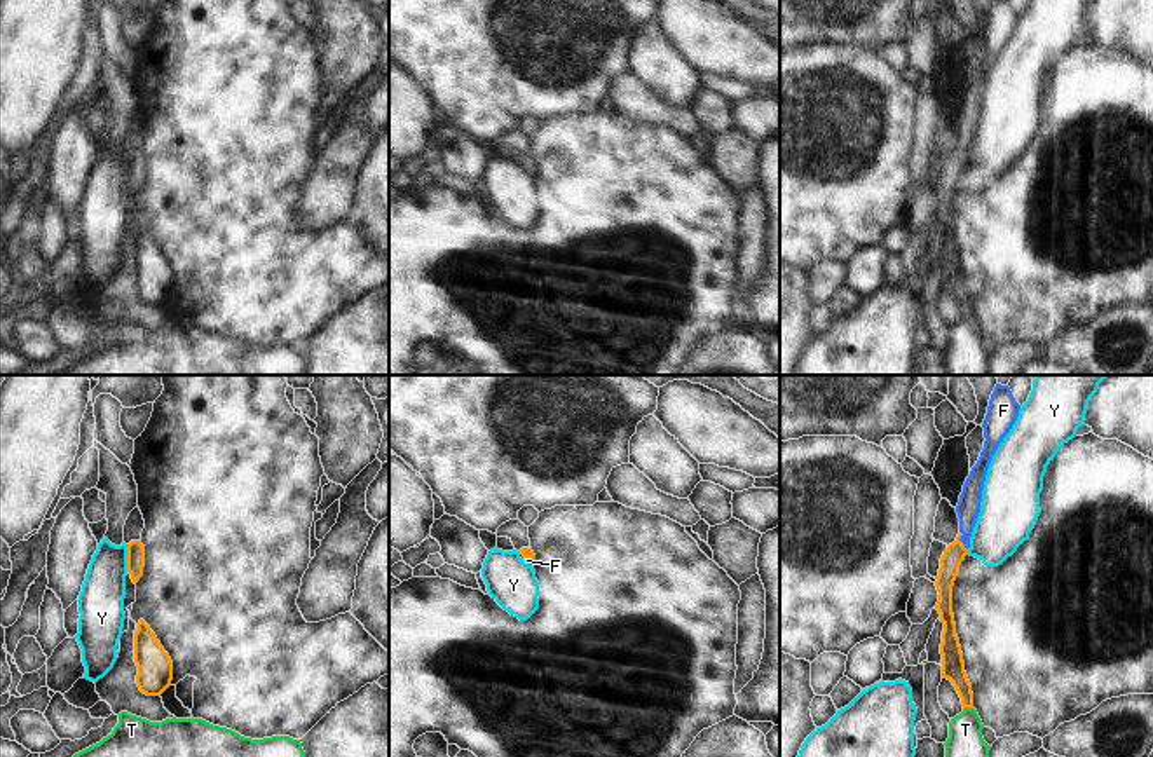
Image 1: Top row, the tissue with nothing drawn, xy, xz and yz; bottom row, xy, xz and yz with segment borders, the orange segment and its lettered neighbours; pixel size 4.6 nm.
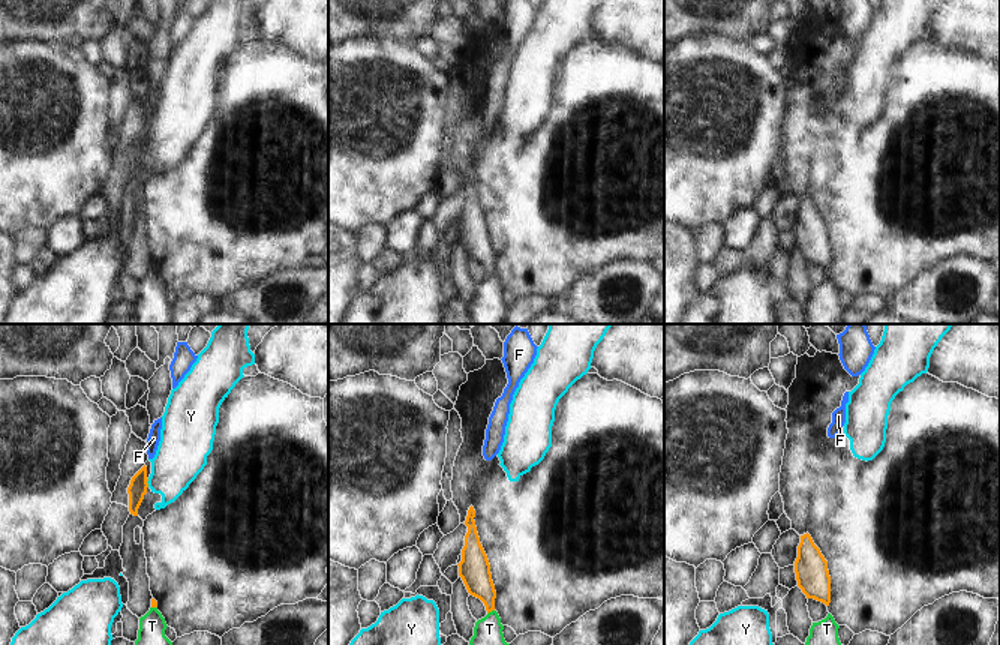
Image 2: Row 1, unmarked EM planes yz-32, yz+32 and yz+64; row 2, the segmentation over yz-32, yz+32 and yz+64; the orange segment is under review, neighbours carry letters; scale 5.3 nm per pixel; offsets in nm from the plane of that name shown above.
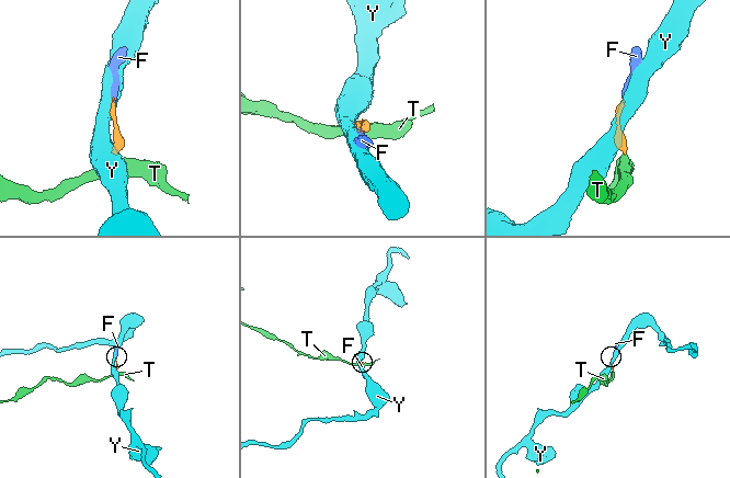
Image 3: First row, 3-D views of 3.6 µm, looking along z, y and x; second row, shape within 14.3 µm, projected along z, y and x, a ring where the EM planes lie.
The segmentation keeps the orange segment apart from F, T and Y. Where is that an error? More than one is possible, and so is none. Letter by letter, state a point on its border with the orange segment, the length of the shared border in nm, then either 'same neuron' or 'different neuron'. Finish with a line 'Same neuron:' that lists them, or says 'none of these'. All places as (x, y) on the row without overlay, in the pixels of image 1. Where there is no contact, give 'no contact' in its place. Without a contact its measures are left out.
F: yz (960, 150) | 100 nm | same neuron
T: yz (968, 316) | 50 nm | same neuron
Y: xy (128, 168) | 130 nm | different neuron
Same neuron: F, T

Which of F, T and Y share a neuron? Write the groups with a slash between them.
F T / Y

